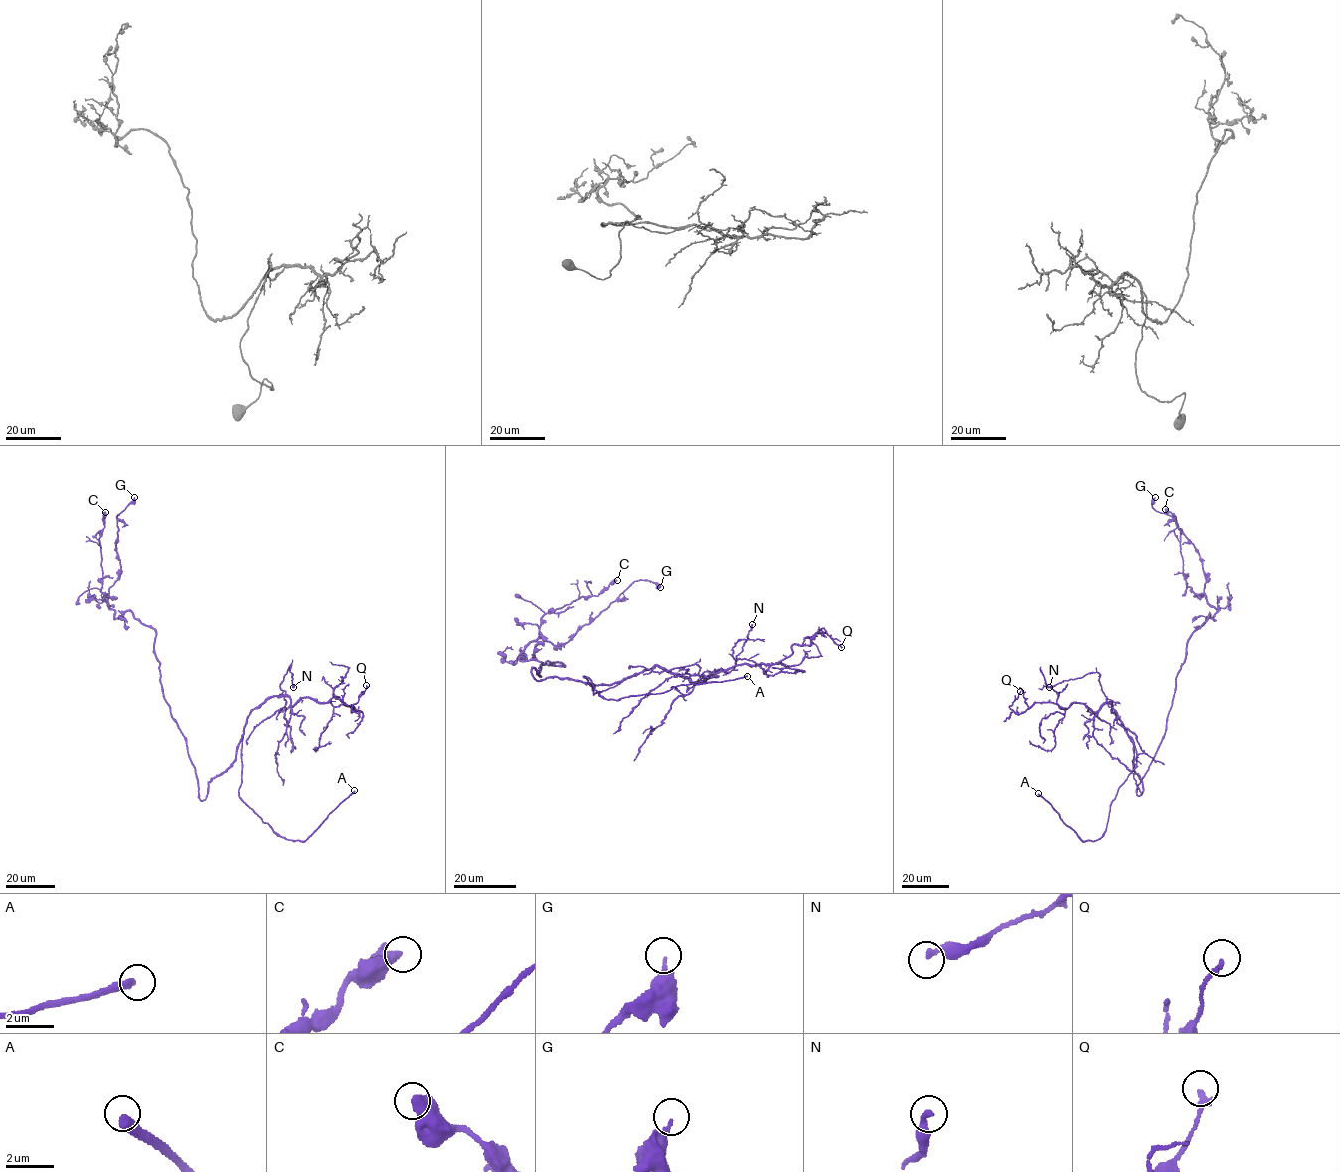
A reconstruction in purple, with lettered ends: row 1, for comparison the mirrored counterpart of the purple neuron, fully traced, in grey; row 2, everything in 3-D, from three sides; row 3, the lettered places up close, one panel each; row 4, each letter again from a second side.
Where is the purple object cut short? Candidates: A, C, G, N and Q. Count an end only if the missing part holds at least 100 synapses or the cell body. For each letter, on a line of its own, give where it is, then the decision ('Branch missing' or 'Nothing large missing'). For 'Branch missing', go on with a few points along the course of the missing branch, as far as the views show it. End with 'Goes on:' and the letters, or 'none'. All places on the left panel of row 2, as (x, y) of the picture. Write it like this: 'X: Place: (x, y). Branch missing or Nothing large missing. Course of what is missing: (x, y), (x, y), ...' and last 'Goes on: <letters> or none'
A: Place: (354, 790). Branch missing. Course of what is missing: (354, 790), (370, 775)
C: Place: (105, 512). Nothing large missing
G: Place: (134, 497). Nothing large missing
N: Place: (293, 687). Nothing large missing
Q: Place: (366, 685). Nothing large missing
Goes on: A

